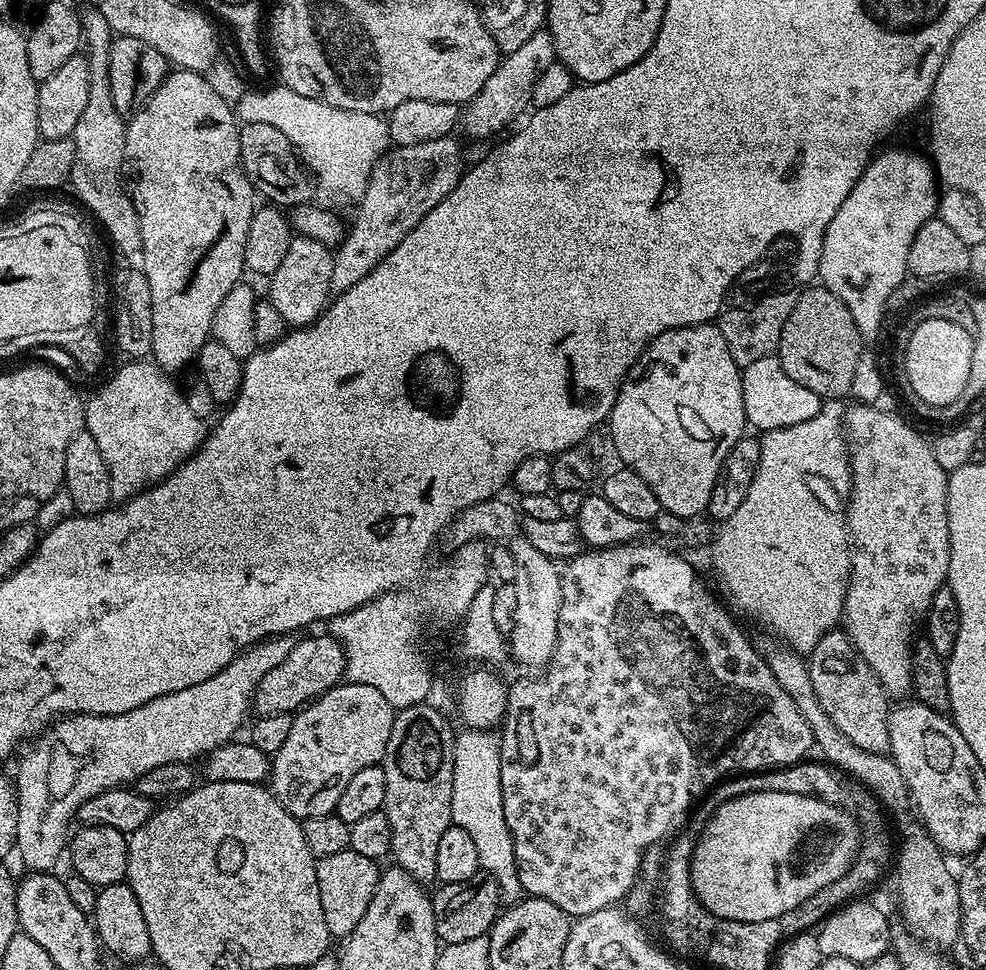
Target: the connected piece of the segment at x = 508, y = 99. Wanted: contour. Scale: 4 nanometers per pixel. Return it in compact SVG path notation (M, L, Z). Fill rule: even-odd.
M547 30L536 32L523 46L518 46L518 50L507 53L494 70L494 74L490 74L486 86L482 86L478 95L469 100L463 109L462 128L470 135L484 140L491 132L502 131L511 120L519 121L529 111L538 74L542 74L542 70L546 70L546 66L550 66L555 60L554 42Z

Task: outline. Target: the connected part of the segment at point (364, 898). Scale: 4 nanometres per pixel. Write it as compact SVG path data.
M350 847L338 854L330 854L330 858L317 860L318 894L322 897L322 915L326 917L329 937L346 938L354 926L362 922L362 914L366 914L366 906L370 906L370 898L374 898L381 871L377 861L358 854Z

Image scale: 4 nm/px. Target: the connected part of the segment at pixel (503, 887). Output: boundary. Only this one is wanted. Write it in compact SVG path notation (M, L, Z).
M460 730L454 739L454 790L452 791L452 822L466 830L474 838L480 867L493 876L505 901L521 899L514 862L512 835L506 826L506 814L502 814L502 774L500 773L500 741L492 730Z

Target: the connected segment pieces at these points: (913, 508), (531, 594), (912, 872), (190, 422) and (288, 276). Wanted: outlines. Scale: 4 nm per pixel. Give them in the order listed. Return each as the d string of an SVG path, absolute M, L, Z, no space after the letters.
M853 403L845 411L842 417L842 431L848 446L848 465L852 468L852 490L848 494L846 505L846 523L848 525L848 538L852 554L852 569L848 575L848 589L846 590L846 602L842 617L843 631L848 633L850 642L858 650L858 654L874 670L874 674L880 679L885 693L889 697L904 698L912 692L912 646L914 637L918 632L918 625L922 617L927 613L930 602L938 590L945 587L948 579L948 567L950 566L950 530L948 529L948 478L949 473L938 466L938 458L934 458L934 450L931 443L923 440L906 421L892 412L887 412L884 406L874 404Z
M516 538L510 544L517 574L514 581L518 594L518 606L514 606L514 622L510 626L510 635L506 643L511 659L517 660L524 668L540 670L547 665L556 645L558 626L558 606L562 606L561 569L557 561L541 554L535 546L530 546L523 538Z
M783 642L773 643L773 648L769 652L763 653L764 660L770 666L770 670L774 674L774 678L778 678L778 682L782 686L782 690L786 690L786 694L790 694L790 698L794 702L794 706L798 706L798 710L802 714L802 718L806 718L806 726L810 726L812 731L812 742L815 751L820 751L819 759L825 764L844 773L845 776L852 777L857 784L863 784L873 796L880 802L880 807L885 813L896 823L896 828L900 831L900 853L897 854L896 860L894 856L894 868L896 864L896 888L900 891L900 916L904 919L904 924L909 933L915 936L917 940L925 945L931 946L936 950L948 950L952 943L961 939L960 935L960 882L957 873L952 873L949 857L934 842L934 838L930 838L930 834L920 823L916 809L912 802L912 795L906 786L906 778L902 778L902 770L898 770L898 766L892 761L891 755L883 752L867 752L862 750L862 746L854 746L854 742L850 742L850 738L846 738L844 734L836 726L830 718L830 714L826 714L826 710L822 710L822 706L818 702L818 694L814 694L814 682L810 682L810 674L808 673L808 662L796 652L793 648L788 647Z
M144 358L124 363L128 364L122 365L92 397L87 397L84 410L86 431L94 438L94 442L98 442L102 458L106 458L106 466L110 470L112 499L116 502L129 500L131 496L137 496L153 484L160 483L183 460L188 460L200 449L210 431L209 425L203 424L201 414L194 414L189 409L185 393L180 388L176 389L176 384L172 381L175 379L165 369Z
M293 235L290 250L286 250L278 270L267 277L268 292L266 299L282 314L285 325L307 326L320 316L328 307L333 295L330 274L334 270L333 249L322 242L314 242L309 236Z

